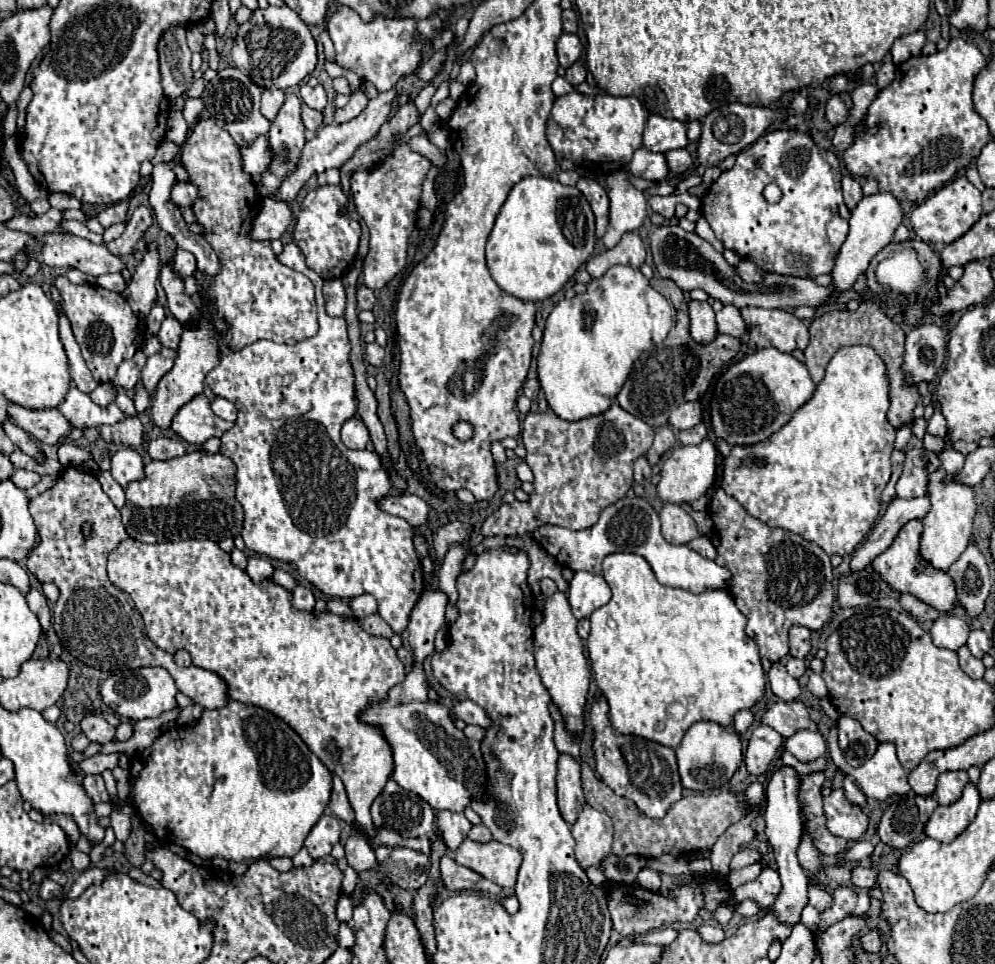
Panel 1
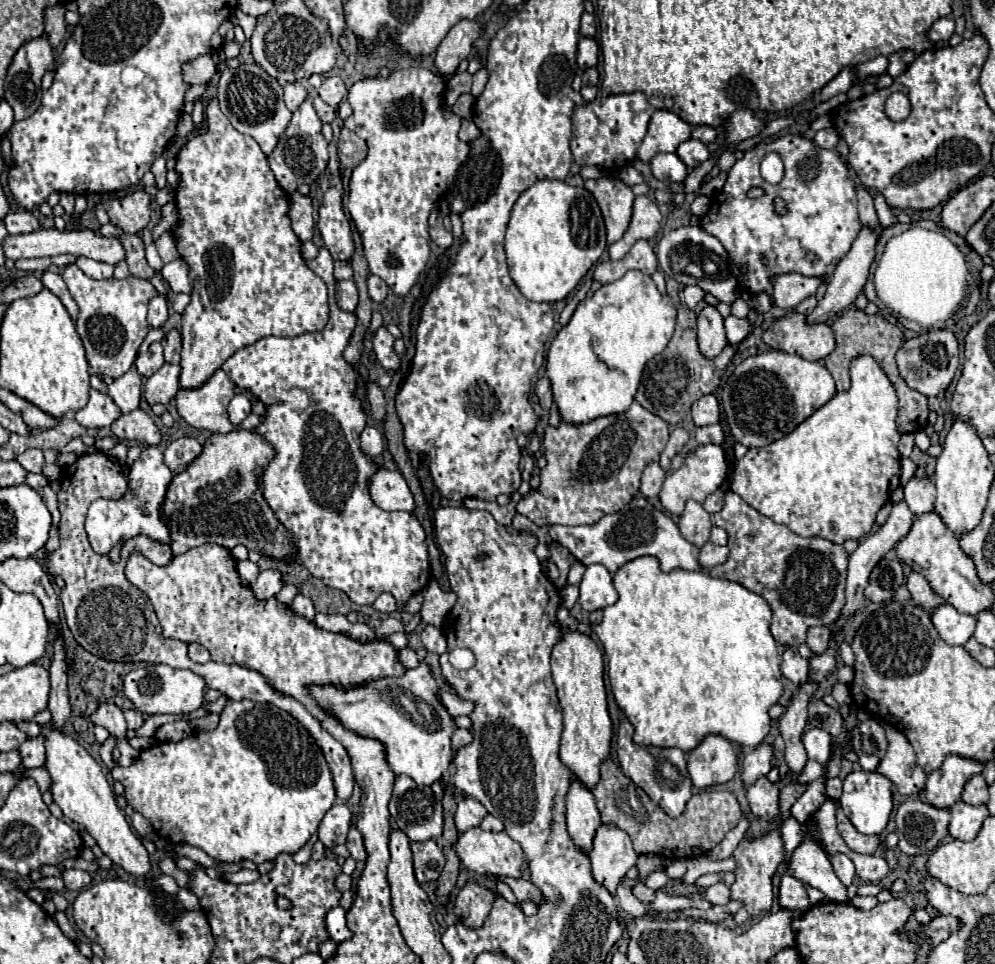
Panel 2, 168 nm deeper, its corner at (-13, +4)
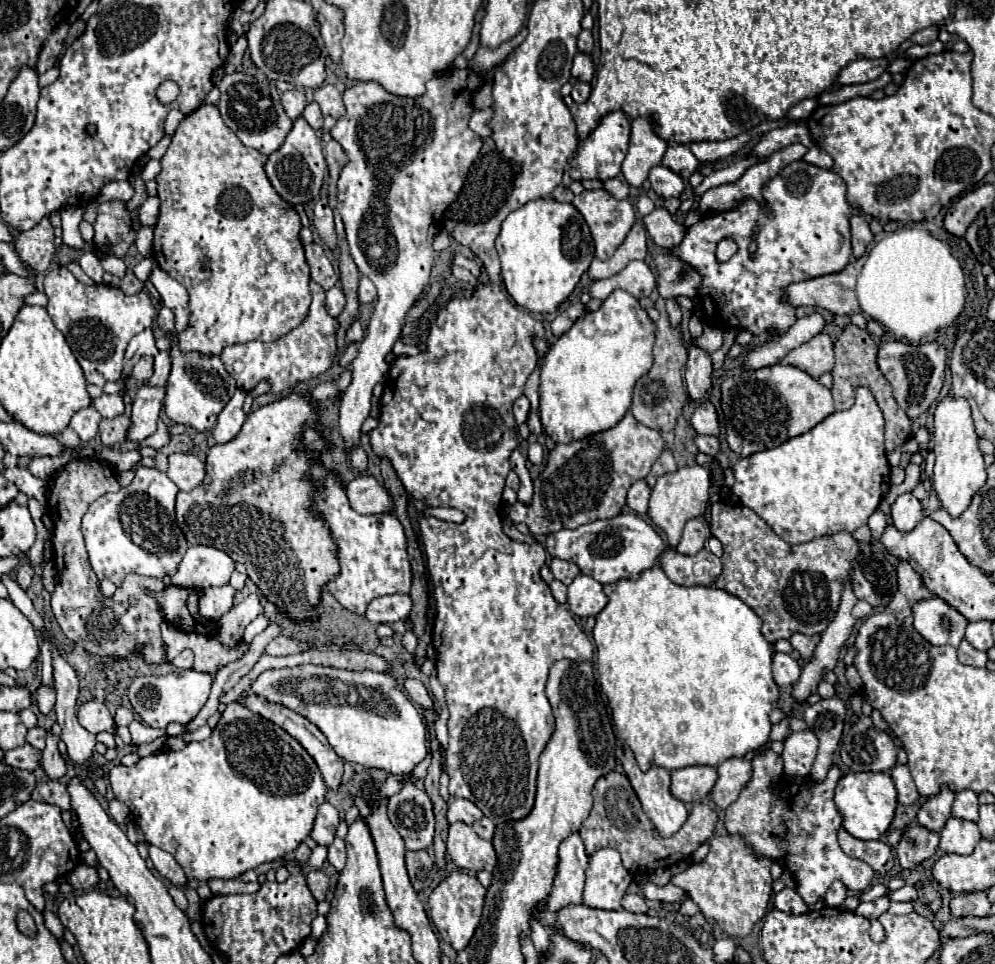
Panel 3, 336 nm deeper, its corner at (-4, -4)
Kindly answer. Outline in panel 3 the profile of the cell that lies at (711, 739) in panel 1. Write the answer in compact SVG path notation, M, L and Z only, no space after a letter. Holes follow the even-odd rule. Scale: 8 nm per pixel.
M687 766L671 772L671 794L681 802L703 800L717 780L717 770L711 766Z

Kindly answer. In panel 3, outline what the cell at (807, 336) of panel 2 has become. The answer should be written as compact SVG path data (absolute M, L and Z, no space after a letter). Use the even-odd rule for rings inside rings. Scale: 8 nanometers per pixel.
M817 334L809 342L791 350L781 362L795 366L813 378L819 378L821 374L833 370L833 340L827 334Z

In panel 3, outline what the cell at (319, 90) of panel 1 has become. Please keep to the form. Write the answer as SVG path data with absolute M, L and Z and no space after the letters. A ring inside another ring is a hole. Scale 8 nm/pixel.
M323 84L321 88L315 90L315 102L321 106L323 116L333 116L335 120L345 116L345 104L341 92L331 84Z

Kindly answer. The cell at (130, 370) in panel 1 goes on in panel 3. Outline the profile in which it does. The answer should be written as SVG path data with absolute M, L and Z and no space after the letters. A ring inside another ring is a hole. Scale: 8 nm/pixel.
M143 356L133 368L133 378L145 382L151 378L151 374L153 374L153 356Z

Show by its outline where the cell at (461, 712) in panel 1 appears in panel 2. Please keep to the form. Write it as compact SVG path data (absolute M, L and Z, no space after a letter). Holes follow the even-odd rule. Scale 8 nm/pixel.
M446 690L440 692L440 700L442 700L442 704L448 708L448 712L450 712L454 718L456 718L456 716L470 714L470 712L474 710L474 702L462 700L458 694L452 694L452 692L446 692Z

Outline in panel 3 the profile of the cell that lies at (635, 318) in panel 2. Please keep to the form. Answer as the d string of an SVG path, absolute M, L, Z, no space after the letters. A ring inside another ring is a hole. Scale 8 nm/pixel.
M615 290L607 300L603 300L603 306L597 310L597 312L585 312L569 332L565 332L547 352L547 356L543 358L543 366L541 366L541 386L539 386L539 416L541 416L541 424L545 428L545 434L553 438L555 444L569 444L573 440L581 440L581 438L587 438L591 434L597 434L597 432L605 432L609 428L613 428L631 408L631 396L633 396L633 388L635 388L635 382L649 372L651 364L653 364L653 354L651 354L651 348L653 348L653 342L655 342L655 330L653 330L653 322L647 318L647 312L639 306L639 302L629 294L629 292L623 292L623 290Z

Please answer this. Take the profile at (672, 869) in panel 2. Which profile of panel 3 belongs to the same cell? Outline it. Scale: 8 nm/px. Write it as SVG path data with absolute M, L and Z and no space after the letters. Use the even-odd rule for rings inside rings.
M713 836L709 840L709 854L687 868L681 874L675 874L671 882L685 892L693 894L693 902L701 914L721 928L725 936L745 938L753 926L767 914L771 900L771 860L759 860L739 836Z

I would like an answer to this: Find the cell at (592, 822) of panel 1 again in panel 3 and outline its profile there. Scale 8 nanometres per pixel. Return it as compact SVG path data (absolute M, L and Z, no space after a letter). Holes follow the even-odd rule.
M601 848L589 860L583 904L599 910L619 910L633 876L623 868L619 852Z

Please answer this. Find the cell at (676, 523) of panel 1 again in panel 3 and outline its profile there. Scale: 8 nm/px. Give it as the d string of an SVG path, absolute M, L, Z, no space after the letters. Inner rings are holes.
M693 518L685 524L685 530L683 530L683 538L677 546L677 552L679 554L697 554L703 546L705 546L705 540L711 536L709 532L709 524L699 520L699 518Z

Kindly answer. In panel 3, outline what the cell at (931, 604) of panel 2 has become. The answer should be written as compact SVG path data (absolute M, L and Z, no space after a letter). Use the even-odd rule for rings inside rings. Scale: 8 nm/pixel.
M907 560L899 562L897 578L899 578L899 590L909 598L911 604L915 604L919 600L925 600L925 598L931 598L931 592L925 586L923 578L911 568L911 564Z

